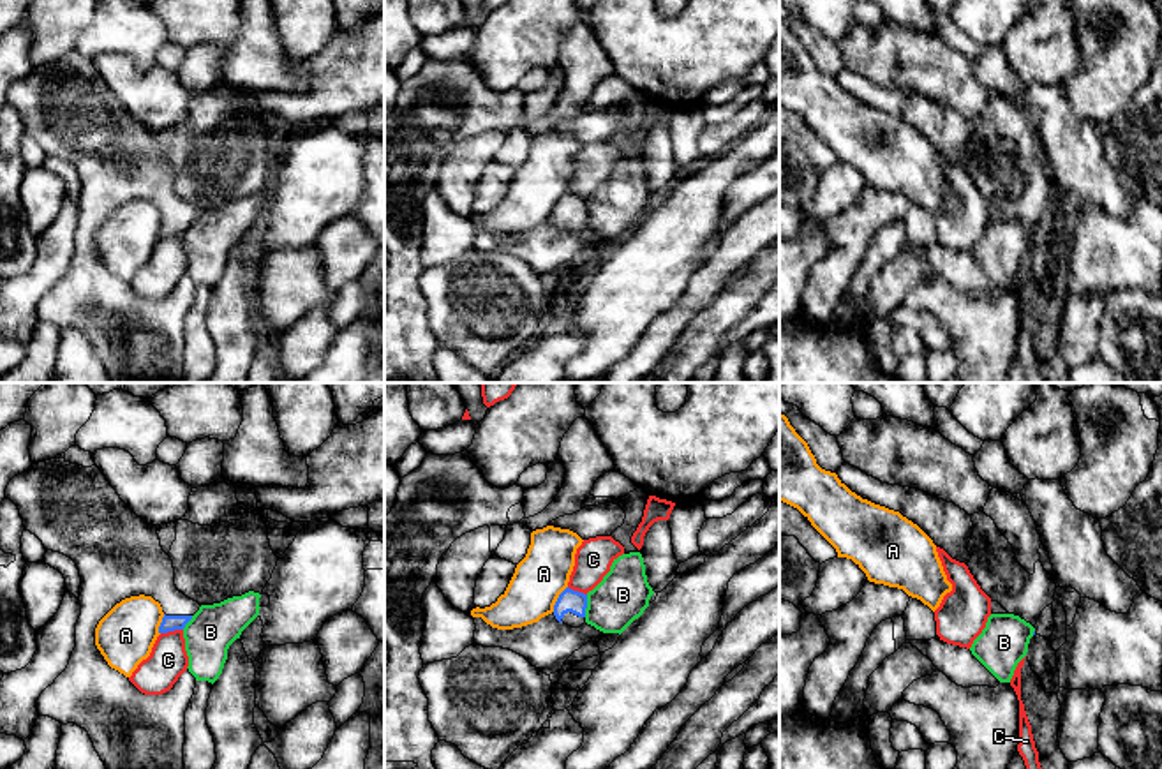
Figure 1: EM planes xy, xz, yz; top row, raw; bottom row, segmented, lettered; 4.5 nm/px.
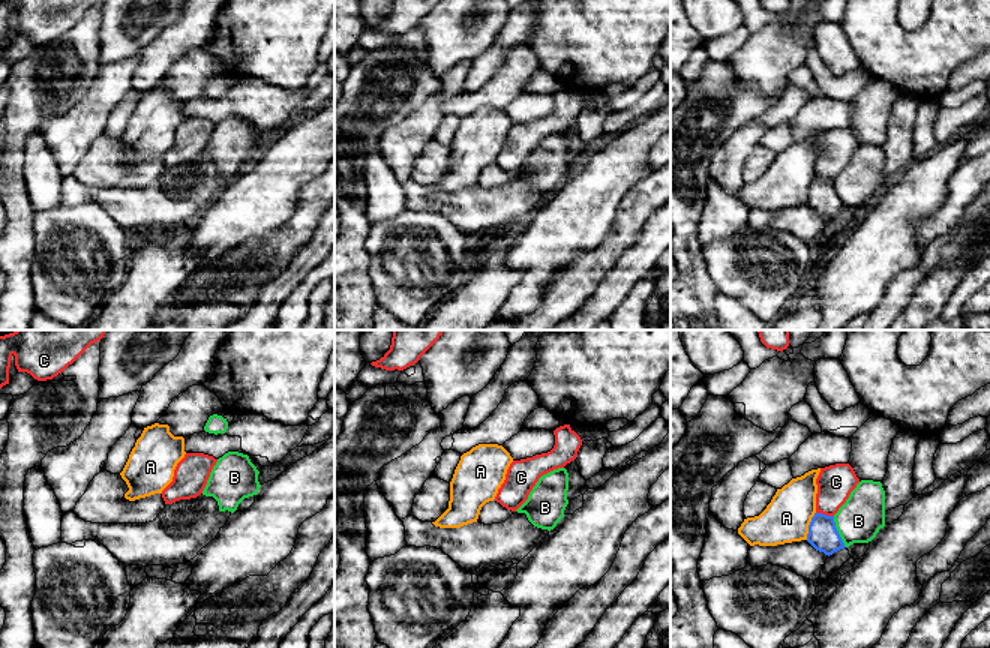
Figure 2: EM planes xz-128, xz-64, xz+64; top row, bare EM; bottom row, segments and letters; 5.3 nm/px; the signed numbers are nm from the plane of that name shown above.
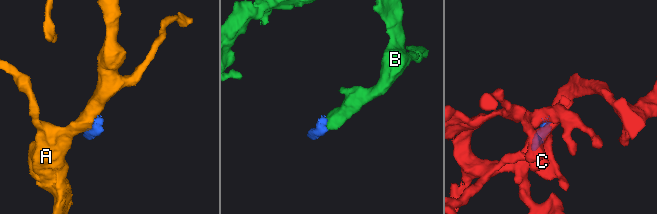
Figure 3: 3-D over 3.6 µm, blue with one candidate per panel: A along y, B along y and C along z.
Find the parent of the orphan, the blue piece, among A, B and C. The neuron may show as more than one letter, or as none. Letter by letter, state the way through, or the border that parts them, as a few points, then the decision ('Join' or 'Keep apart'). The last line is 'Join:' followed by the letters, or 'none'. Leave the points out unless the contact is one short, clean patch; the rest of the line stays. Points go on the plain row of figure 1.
A: Boundary: xz (566, 191), (552, 216). Keep apart
B: Boundary: xz (588, 200), (584, 221). Keep apart
C: Keep apart
Join: none

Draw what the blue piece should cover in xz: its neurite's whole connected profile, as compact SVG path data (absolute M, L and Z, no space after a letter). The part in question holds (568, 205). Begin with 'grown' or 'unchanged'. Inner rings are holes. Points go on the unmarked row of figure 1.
grown | M566 192L555 210L554 220L559 228L580 233L585 228L587 199Z

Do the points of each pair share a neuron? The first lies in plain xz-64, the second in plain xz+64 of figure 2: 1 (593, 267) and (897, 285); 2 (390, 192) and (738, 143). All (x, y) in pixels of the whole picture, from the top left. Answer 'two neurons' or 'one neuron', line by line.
1: one neuron
2: two neurons

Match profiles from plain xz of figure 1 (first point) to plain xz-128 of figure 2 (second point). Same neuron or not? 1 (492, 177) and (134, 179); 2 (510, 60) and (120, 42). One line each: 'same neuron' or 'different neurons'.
1: same neuron
2: same neuron

